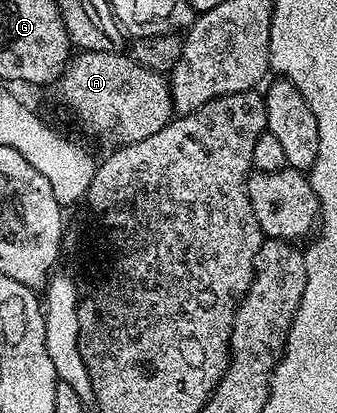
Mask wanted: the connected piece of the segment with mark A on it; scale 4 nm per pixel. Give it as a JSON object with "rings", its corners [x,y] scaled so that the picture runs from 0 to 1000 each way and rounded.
{"rings":[[[252,121],[228,128],[190,162],[172,215],[181,242],[214,264],[240,305],[261,322],[312,334],[315,341],[332,344],[329,349],[433,339],[433,329],[457,329],[457,320],[481,320],[487,303],[507,295],[516,283],[501,191],[445,165],[421,165],[421,155],[409,155],[368,126]]]}

